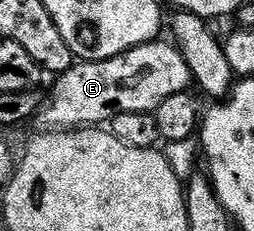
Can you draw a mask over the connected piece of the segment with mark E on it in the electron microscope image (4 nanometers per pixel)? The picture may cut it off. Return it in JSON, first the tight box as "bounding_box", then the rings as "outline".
{"bounding_box":[37,38,193,130],"outline":[[[163,38],[146,40],[143,44],[133,46],[121,54],[113,54],[104,60],[79,60],[72,63],[69,70],[54,77],[55,85],[49,89],[49,102],[44,103],[37,113],[37,120],[43,123],[40,125],[47,130],[75,130],[80,126],[99,126],[122,112],[154,113],[155,108],[161,106],[161,101],[169,98],[169,94],[188,91],[193,80],[189,66],[174,43],[166,42]]]}

